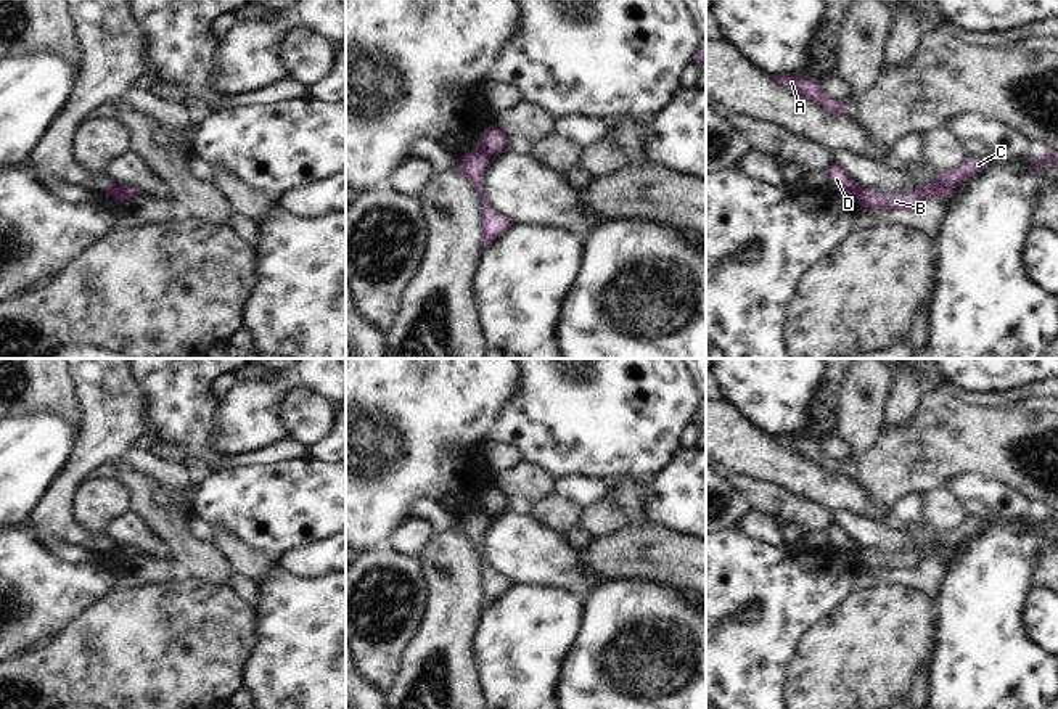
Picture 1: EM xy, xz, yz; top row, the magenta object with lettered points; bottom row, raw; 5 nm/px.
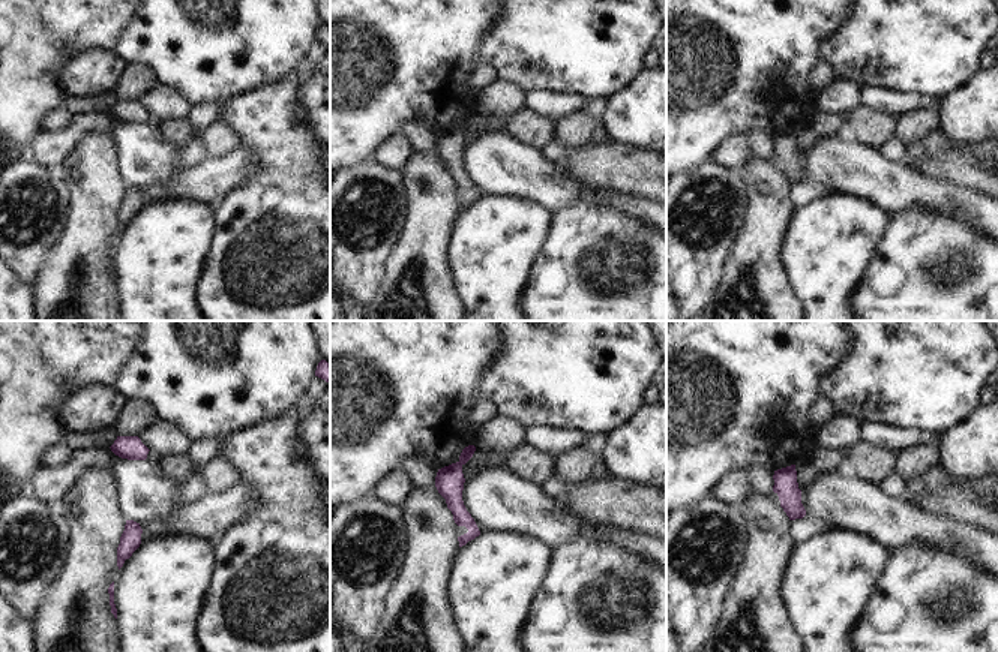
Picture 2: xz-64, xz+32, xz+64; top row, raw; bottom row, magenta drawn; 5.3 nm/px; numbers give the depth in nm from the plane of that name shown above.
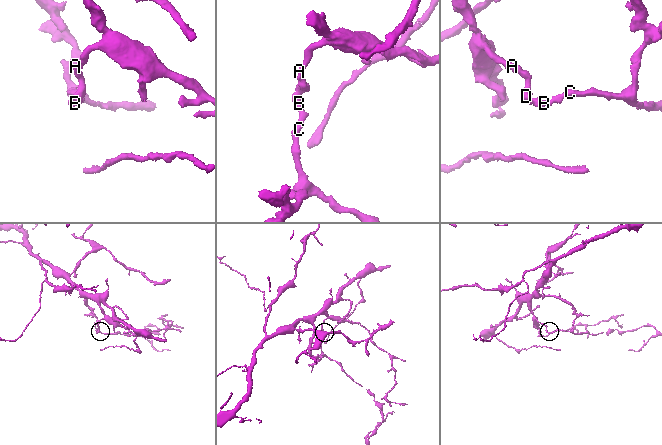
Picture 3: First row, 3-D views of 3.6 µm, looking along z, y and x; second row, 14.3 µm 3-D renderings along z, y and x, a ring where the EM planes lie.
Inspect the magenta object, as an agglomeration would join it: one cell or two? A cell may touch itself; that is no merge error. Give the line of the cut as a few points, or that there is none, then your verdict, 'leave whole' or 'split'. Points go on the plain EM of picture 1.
cut in xy along (118, 547), (126, 560); split

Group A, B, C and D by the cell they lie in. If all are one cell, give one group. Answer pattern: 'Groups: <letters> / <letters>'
Groups: A D / B C

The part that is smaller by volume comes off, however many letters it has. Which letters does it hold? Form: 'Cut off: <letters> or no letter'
Cut off: B, C

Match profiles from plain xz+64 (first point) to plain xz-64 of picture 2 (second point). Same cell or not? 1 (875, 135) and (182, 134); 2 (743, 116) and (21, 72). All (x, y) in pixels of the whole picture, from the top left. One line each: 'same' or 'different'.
1: same
2: same

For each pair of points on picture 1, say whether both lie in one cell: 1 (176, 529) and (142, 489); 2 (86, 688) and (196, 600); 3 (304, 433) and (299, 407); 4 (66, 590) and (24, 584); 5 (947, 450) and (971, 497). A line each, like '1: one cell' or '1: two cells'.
1: one cell
2: one cell
3: one cell
4: one cell
5: two cells

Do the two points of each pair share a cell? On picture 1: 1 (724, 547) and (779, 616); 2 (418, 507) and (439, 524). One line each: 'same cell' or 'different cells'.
1: same cell
2: same cell

